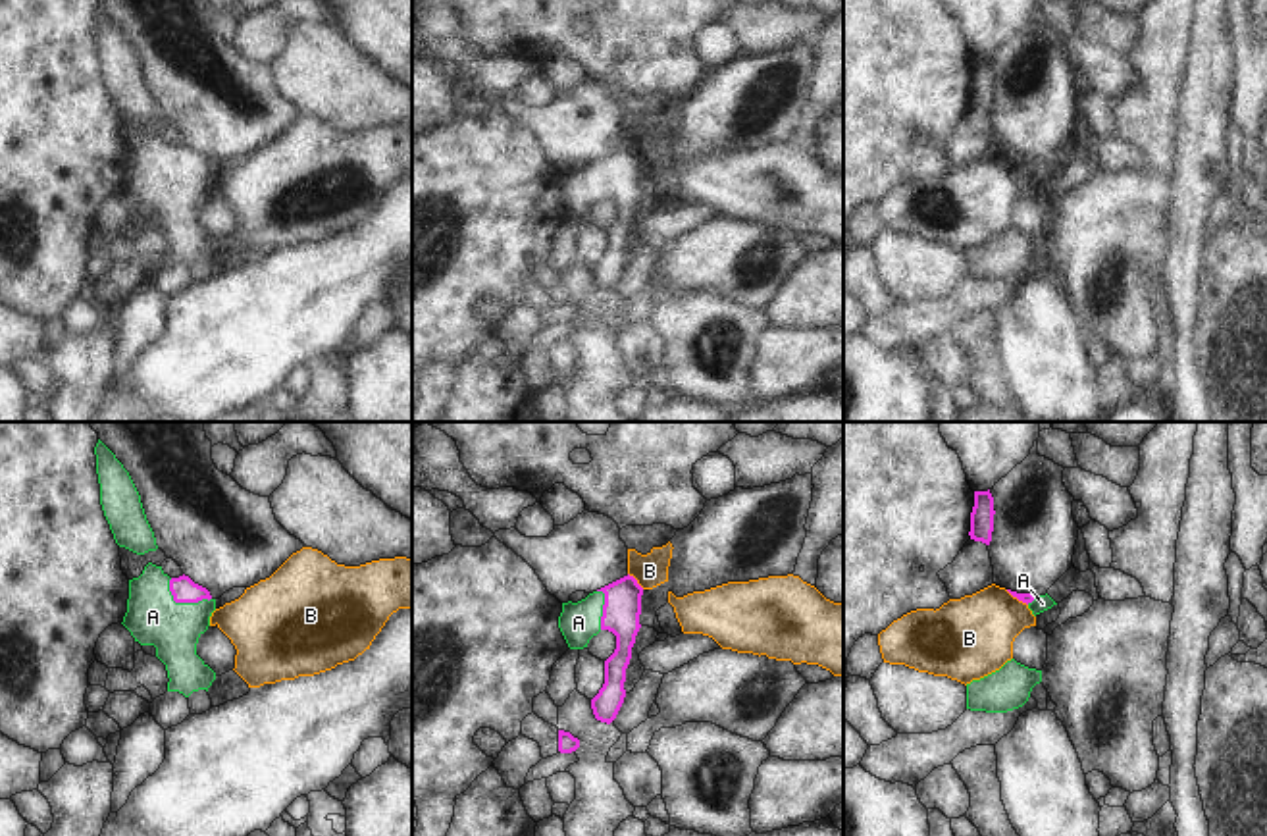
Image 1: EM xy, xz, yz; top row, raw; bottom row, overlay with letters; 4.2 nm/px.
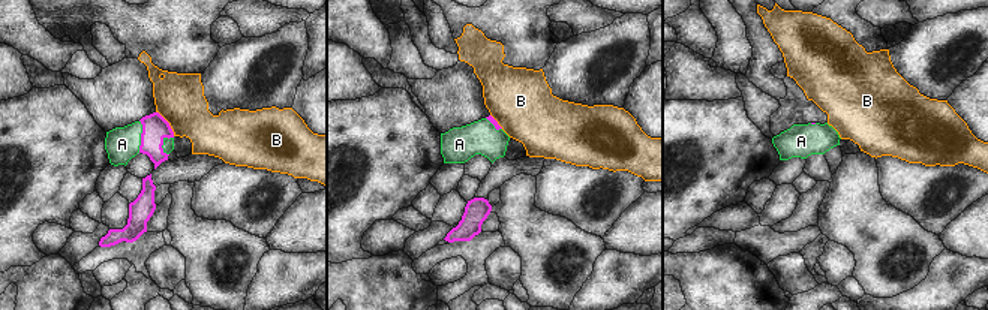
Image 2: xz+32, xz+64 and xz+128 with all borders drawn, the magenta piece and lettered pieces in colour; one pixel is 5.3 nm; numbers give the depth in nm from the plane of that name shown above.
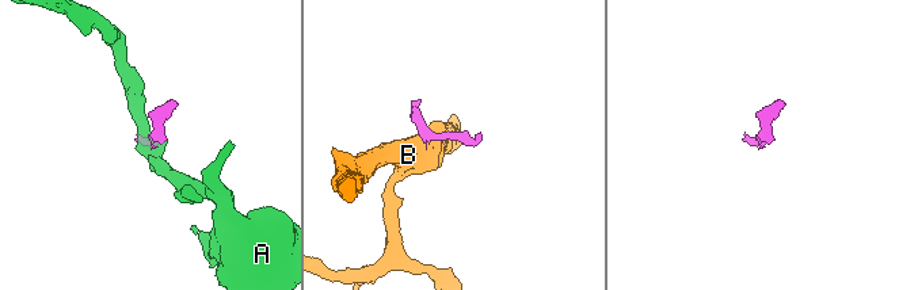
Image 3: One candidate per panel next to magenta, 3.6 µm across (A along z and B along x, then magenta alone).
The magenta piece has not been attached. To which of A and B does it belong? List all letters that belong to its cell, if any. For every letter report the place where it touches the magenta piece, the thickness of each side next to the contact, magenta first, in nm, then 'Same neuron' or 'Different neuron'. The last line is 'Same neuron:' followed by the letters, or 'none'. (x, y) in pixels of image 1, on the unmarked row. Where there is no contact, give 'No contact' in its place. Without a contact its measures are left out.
A: Touches magenta at xy (183, 170). Thickness 110 nm (magenta) against 220 nm. Same neuron
B: Touches magenta at xz (636, 149). Thickness 160 nm (magenta) against 140 nm. Different neuron
Same neuron: A.

